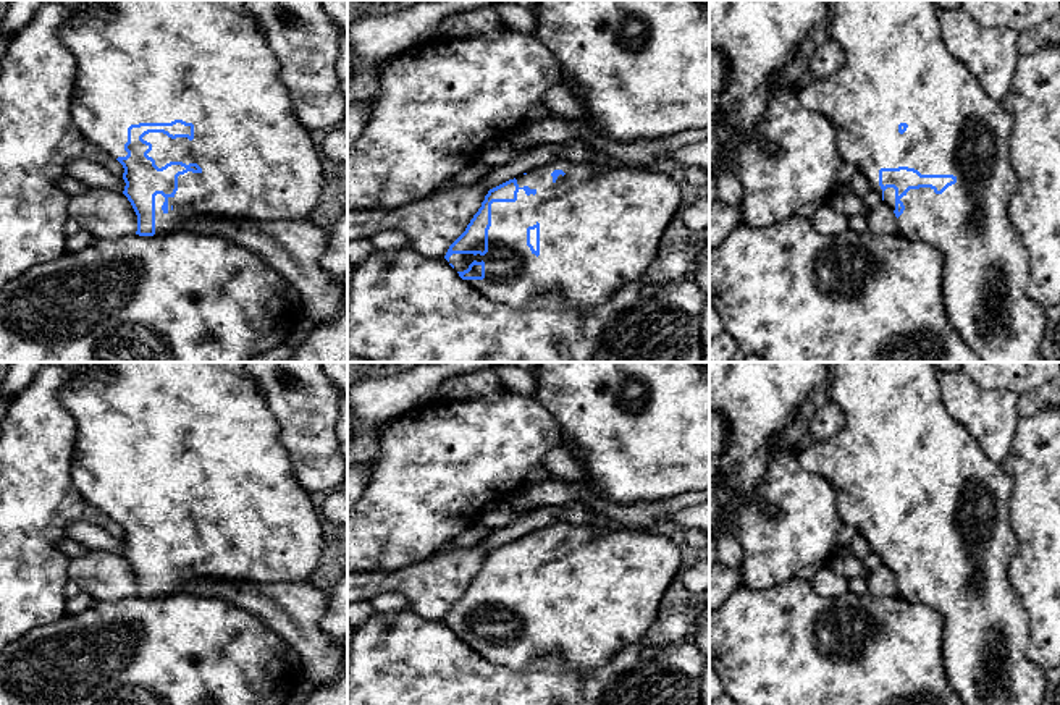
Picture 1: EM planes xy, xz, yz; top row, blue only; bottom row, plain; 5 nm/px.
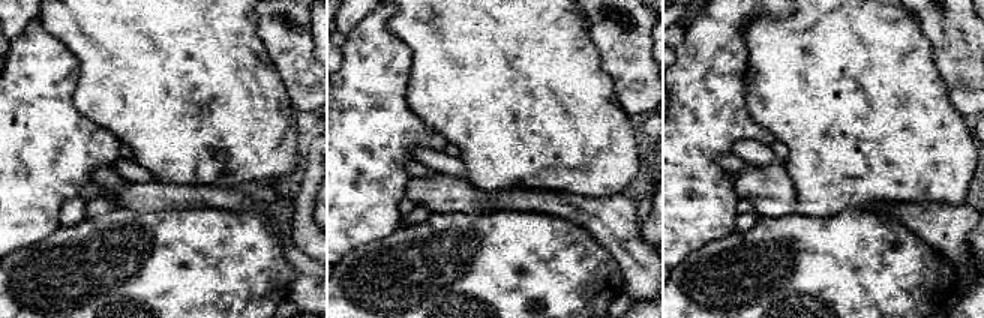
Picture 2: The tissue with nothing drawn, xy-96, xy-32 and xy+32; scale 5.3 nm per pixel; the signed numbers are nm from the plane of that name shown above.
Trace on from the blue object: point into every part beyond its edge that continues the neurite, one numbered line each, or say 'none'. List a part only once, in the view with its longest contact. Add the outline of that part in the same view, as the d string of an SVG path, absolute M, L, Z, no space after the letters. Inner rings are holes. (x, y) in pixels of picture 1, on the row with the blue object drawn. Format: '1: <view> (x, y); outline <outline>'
1: xy (206, 62); outline M53 0L71 10L71 18L58 31L60 40L76 60L76 84L73 91L73 121L78 129L94 144L110 154L110 157L126 157L124 144L128 142L128 128L139 123L171 123L183 120L194 125L194 139L171 139L163 133L149 133L142 139L152 144L147 154L155 160L158 168L170 162L186 165L197 163L202 171L187 171L178 176L178 191L173 197L155 196L155 234L163 236L179 231L191 218L250 218L250 220L307 220L325 186L322 167L322 152L315 144L312 133L297 120L289 91L280 79L280 63L268 47L257 19L246 10L246 0Z

